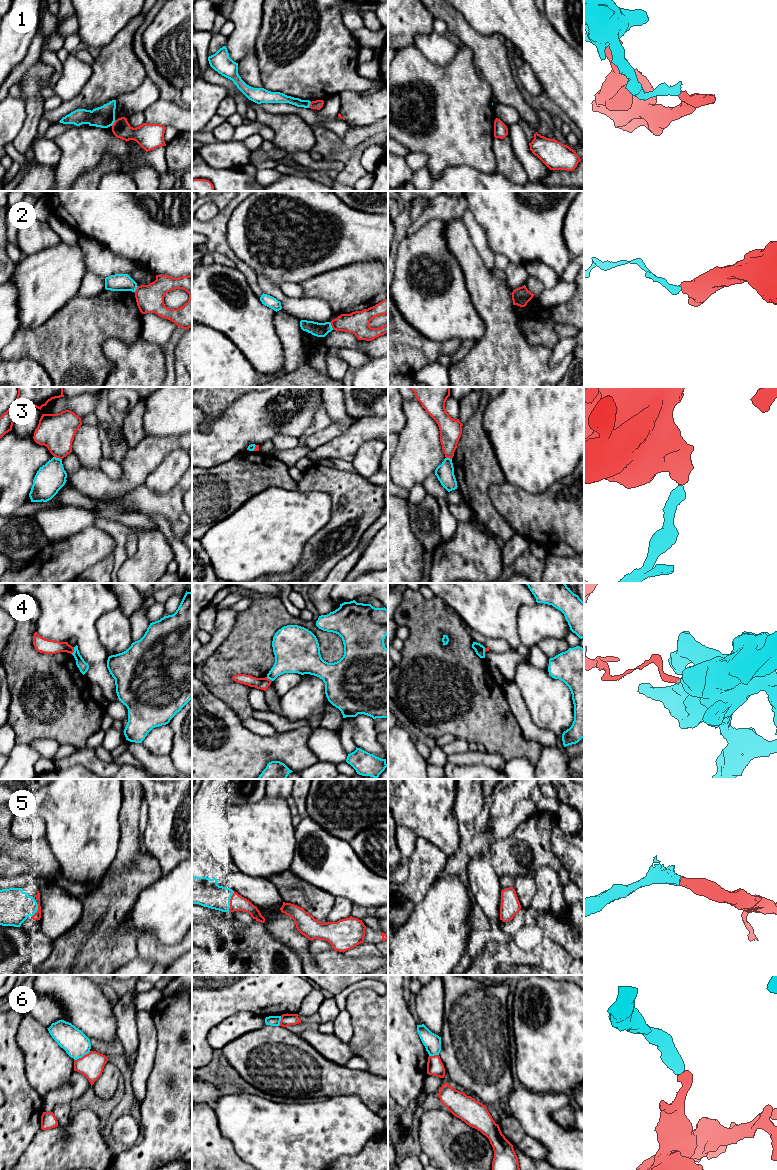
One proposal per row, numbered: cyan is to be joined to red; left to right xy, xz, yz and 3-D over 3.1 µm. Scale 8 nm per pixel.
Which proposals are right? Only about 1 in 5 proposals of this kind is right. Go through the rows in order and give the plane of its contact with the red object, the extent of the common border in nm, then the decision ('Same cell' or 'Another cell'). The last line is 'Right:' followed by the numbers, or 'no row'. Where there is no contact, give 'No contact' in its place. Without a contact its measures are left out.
1: Touches red in xy. Shared border 60 nm. Another cell
2: Touches red in xz. Shared border 70 nm. Another cell
3: Touches red in xy. Shared border 70 nm. Another cell
4: Touches red in xy. Shared border 60 nm. Another cell
5: Touches red in xz. Shared border 180 nm. Same cell
6: Touches red in xy. Shared border 150 nm. Another cell
Right: 5

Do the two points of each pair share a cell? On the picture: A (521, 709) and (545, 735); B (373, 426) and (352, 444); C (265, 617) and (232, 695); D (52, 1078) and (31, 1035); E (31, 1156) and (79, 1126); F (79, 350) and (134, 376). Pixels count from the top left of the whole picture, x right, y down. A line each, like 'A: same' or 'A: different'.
A: same
B: same
C: same
D: same
E: same
F: different

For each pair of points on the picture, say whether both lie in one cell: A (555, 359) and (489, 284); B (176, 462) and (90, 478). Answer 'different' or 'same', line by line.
A: different
B: different

